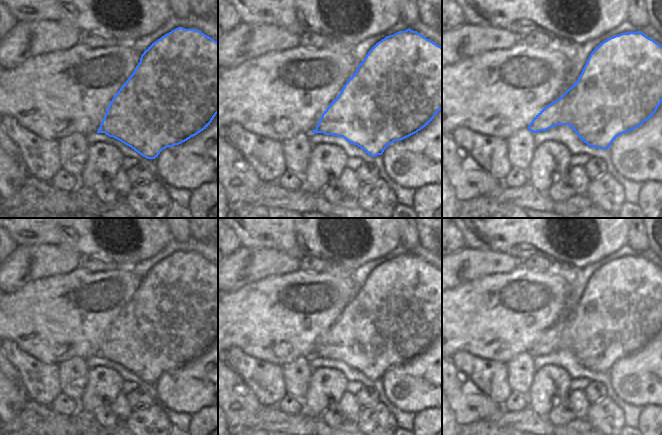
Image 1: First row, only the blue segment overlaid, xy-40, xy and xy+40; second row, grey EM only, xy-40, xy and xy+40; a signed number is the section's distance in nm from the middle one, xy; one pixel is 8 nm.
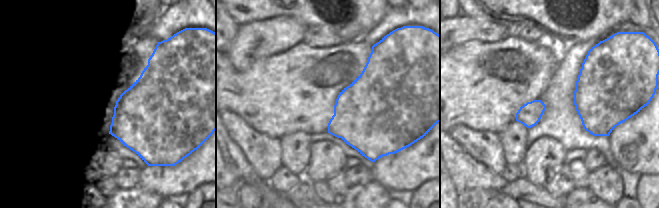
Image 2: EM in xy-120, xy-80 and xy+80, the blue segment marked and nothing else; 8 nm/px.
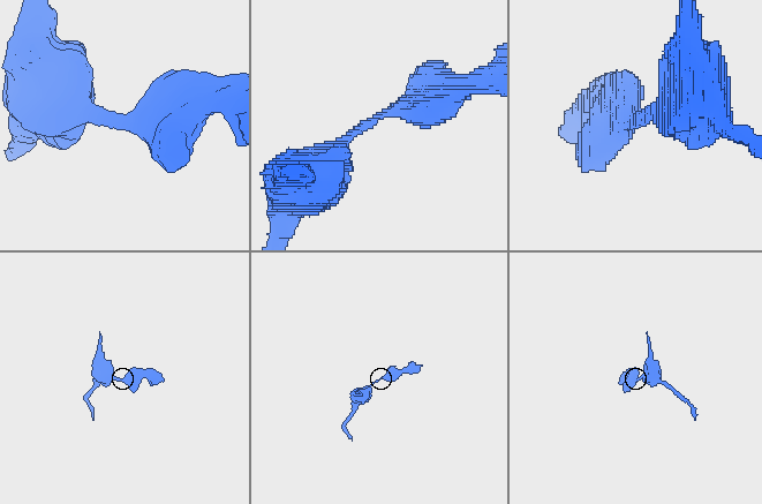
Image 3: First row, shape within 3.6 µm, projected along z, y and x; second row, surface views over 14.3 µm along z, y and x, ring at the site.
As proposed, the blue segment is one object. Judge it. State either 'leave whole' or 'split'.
leave whole

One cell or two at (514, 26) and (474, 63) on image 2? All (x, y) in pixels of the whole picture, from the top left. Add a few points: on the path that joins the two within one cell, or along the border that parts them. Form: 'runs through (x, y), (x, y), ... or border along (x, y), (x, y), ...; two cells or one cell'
border along (508, 33), (515, 36); two cells

